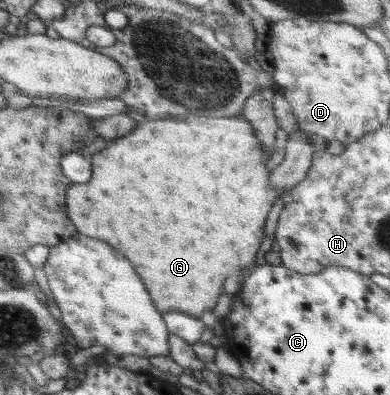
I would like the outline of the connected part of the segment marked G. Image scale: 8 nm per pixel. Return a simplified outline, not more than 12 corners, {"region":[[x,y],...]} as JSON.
{"region":[[243,116],[140,118],[66,192],[201,318],[277,198]]}

